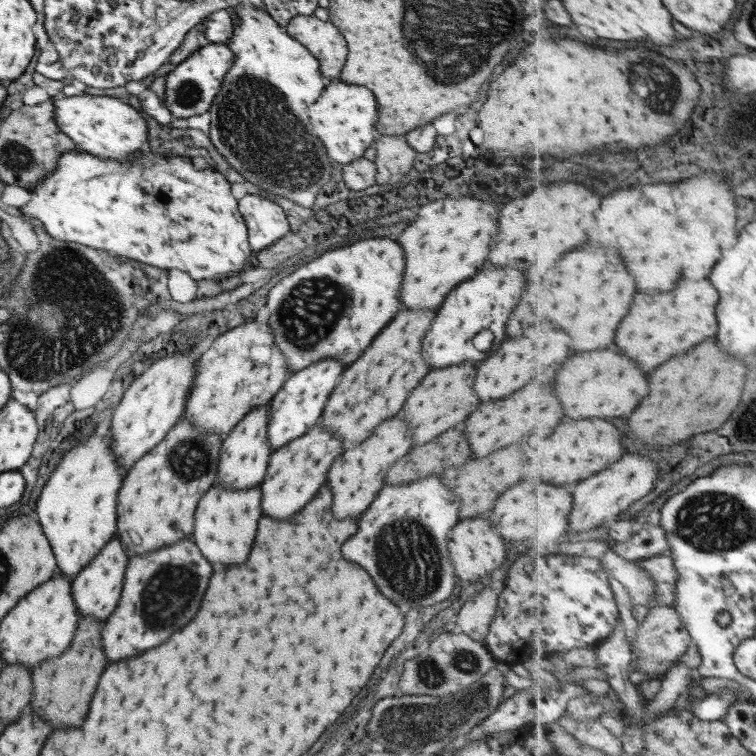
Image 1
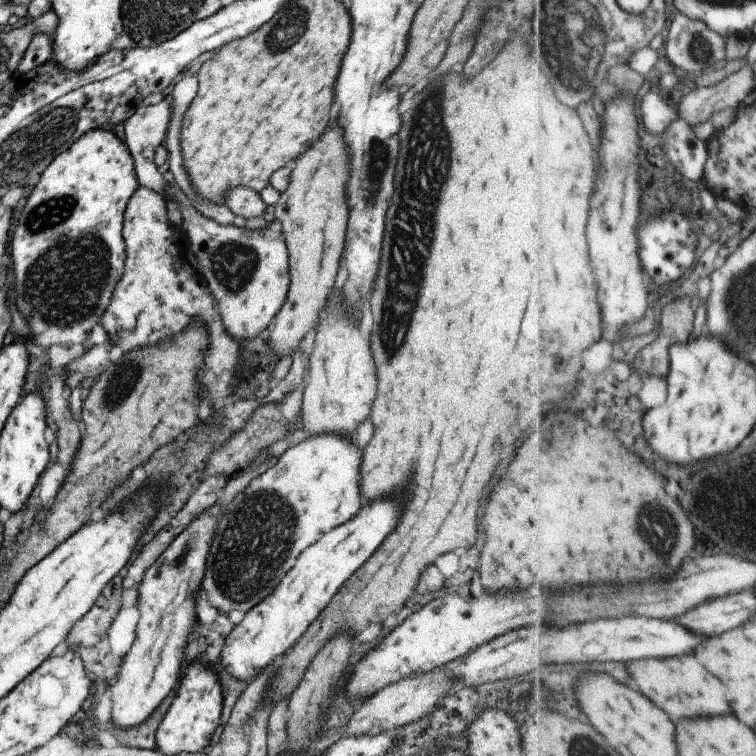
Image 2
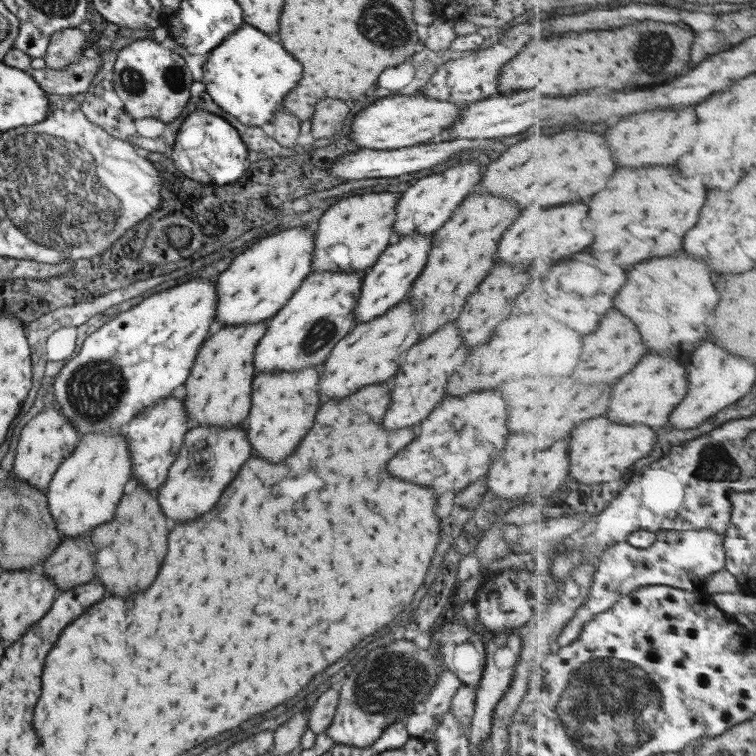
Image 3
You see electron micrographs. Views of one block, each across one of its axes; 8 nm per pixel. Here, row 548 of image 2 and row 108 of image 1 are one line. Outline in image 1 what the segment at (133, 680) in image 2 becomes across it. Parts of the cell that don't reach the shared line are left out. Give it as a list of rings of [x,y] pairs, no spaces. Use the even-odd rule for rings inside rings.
[[[206,43],[198,48],[184,62],[180,62],[165,77],[166,108],[174,118],[190,118],[209,110],[214,98],[220,92],[225,74],[234,64],[234,54],[224,43]]]

